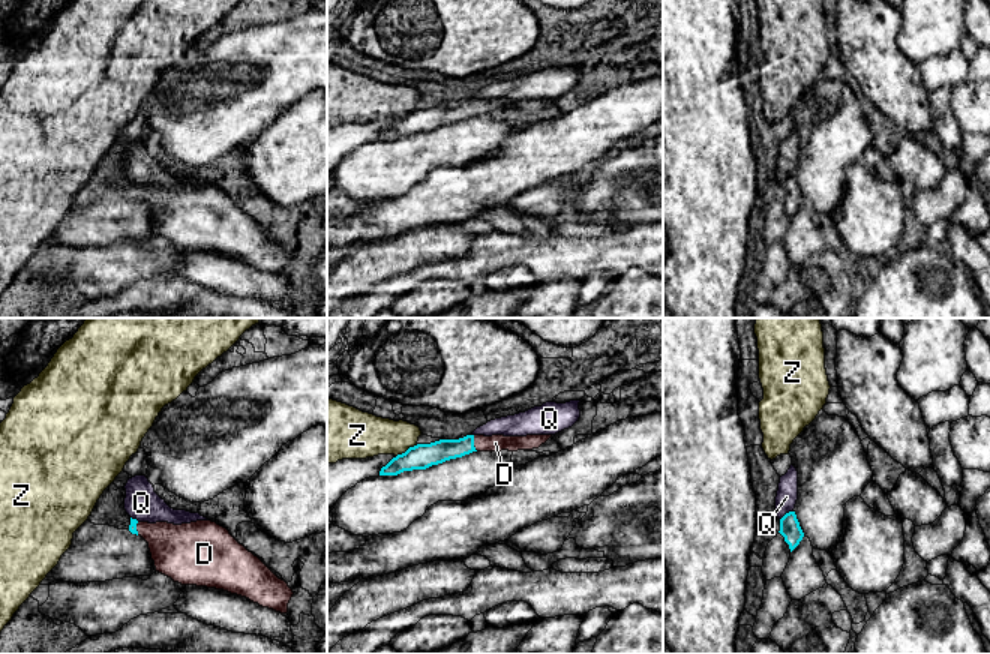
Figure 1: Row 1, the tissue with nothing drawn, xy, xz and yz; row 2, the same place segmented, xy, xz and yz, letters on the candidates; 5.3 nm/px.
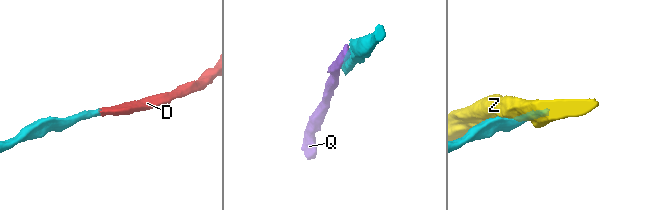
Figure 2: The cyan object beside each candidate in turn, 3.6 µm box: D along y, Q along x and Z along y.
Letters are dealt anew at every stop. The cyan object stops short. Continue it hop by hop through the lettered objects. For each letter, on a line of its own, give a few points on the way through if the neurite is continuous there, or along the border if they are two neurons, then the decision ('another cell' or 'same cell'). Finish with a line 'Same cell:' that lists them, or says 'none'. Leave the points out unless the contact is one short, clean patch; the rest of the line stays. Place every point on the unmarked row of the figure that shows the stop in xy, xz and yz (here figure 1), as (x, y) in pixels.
D: across xz (438, 116), (473, 107), (495, 107) | same cell
Q: along yz (792, 174), (780, 183) | another cell
Z: another cell
Same cell: D

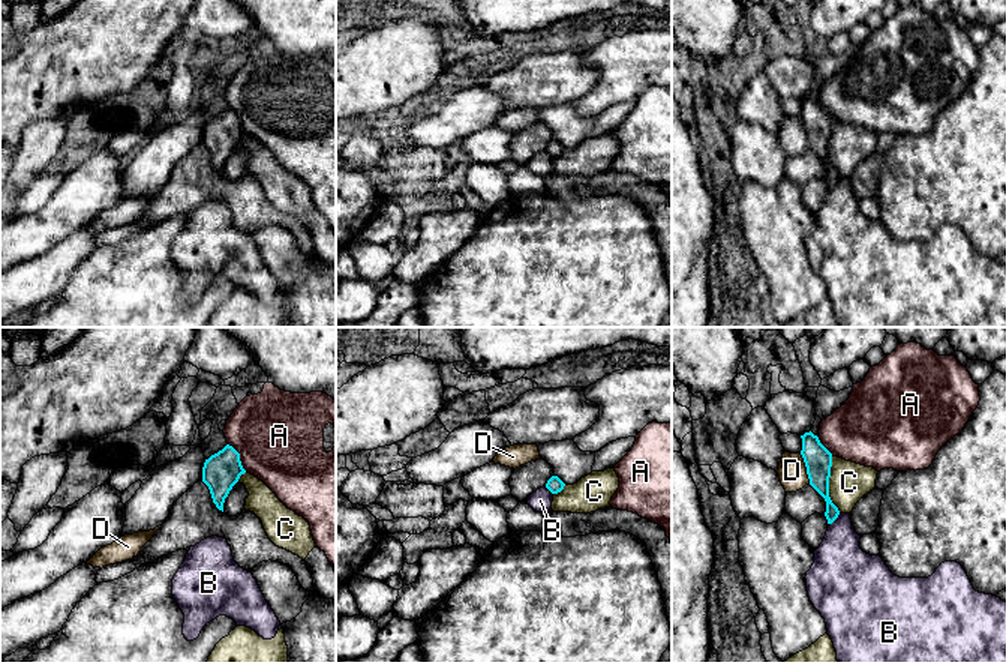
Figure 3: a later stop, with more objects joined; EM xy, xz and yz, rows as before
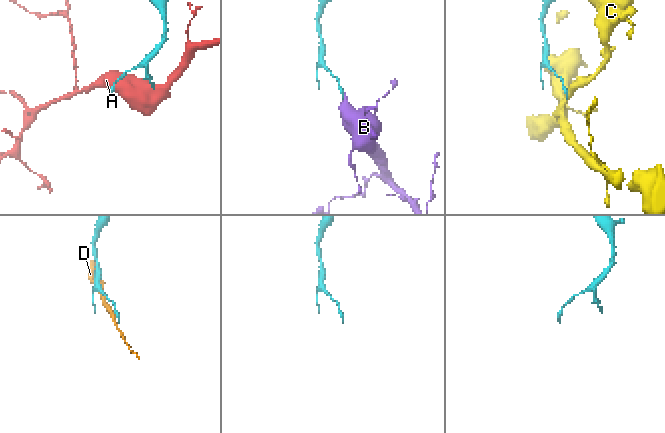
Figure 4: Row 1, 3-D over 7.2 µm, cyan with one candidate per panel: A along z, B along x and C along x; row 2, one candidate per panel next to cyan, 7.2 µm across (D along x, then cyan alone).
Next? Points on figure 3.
A: another cell
B: along yz (840, 177), (829, 188) | another cell
C: along yz (831, 120), (829, 162), (840, 176) | another cell
D: along yz (799, 117), (810, 146) | another cell
Same cell: none

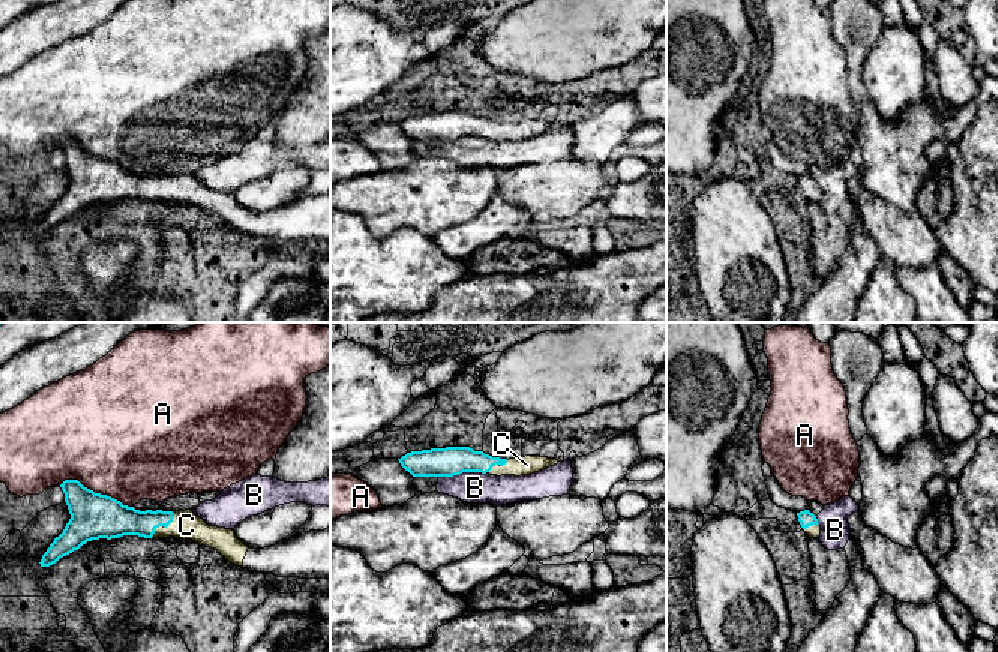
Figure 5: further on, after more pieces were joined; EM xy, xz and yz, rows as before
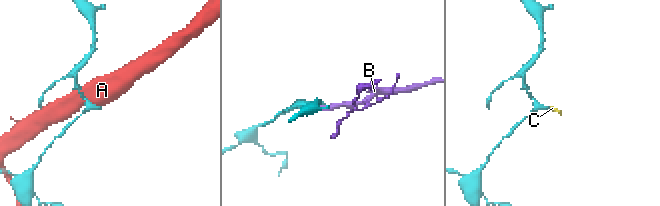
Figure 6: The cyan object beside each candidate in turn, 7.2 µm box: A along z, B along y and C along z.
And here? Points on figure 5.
A: another cell
B: along xz (485, 137), (459, 137), (438, 141) | another cell
C: across xy (116, 185), (162, 189), (186, 189) | same cell
Same cell: C

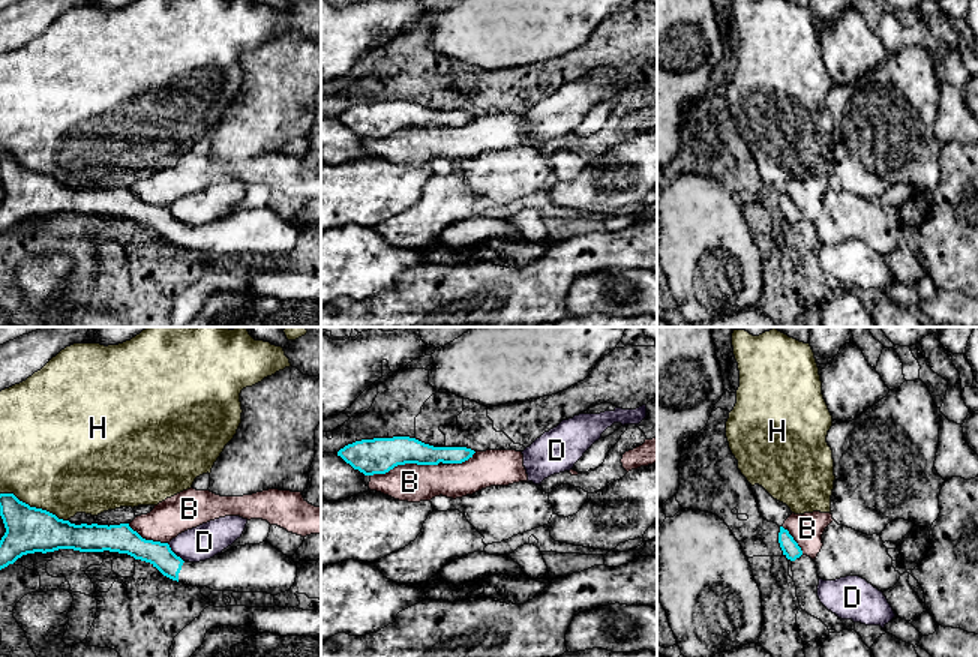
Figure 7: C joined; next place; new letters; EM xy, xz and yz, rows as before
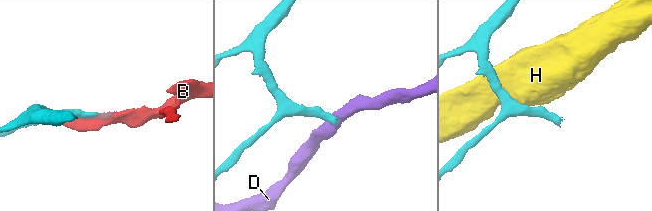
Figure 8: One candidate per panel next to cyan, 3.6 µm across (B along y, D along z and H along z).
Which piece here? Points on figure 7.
B: along xz (437, 128), (398, 128), (384, 137), (374, 137), (371, 140) | another cell
D: along xy (167, 207), (183, 225) | another cell
H: another cell
Same cell: none

